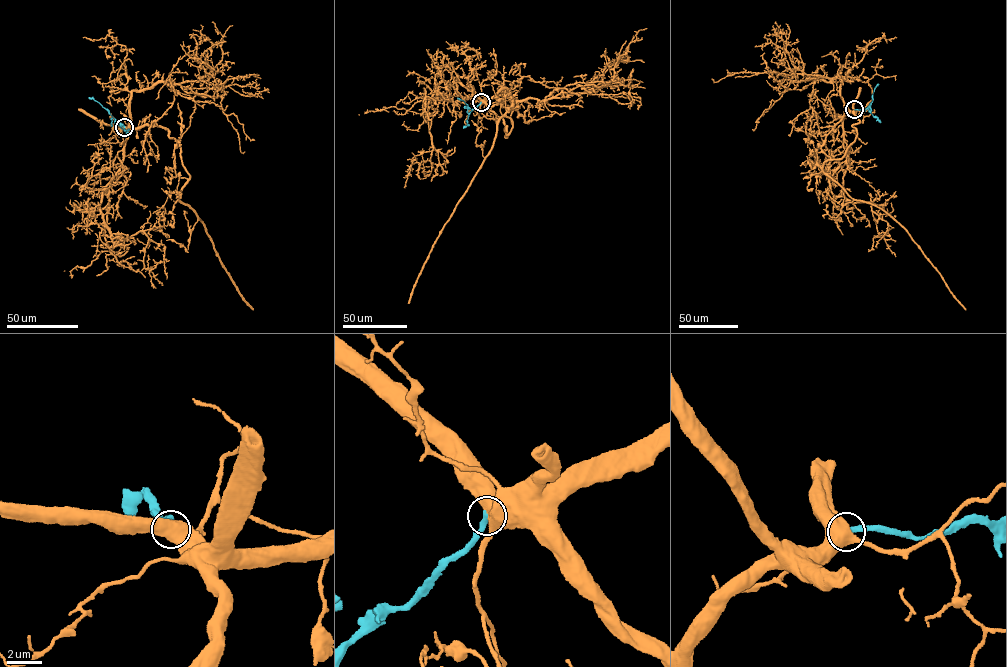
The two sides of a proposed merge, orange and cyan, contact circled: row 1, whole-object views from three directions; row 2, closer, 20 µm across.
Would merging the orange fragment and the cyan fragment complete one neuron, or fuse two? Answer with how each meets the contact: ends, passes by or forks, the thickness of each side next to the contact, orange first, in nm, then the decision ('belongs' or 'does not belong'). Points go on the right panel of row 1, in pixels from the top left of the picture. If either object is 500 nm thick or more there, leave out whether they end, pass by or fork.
650 nm thick on the orange side, 340 nm on the other; does not belong

